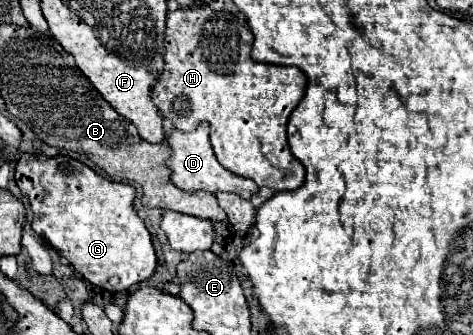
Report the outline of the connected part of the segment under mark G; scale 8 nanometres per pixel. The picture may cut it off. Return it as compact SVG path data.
M22 154L16 166L16 184L22 194L28 196L34 220L32 230L42 236L52 248L58 250L60 256L68 258L68 262L80 272L90 284L104 288L108 292L124 292L142 280L148 280L156 270L156 252L152 246L152 236L142 218L138 218L134 210L136 190L130 184L110 182L96 174L90 166L66 158L46 158L46 156L28 156Z

